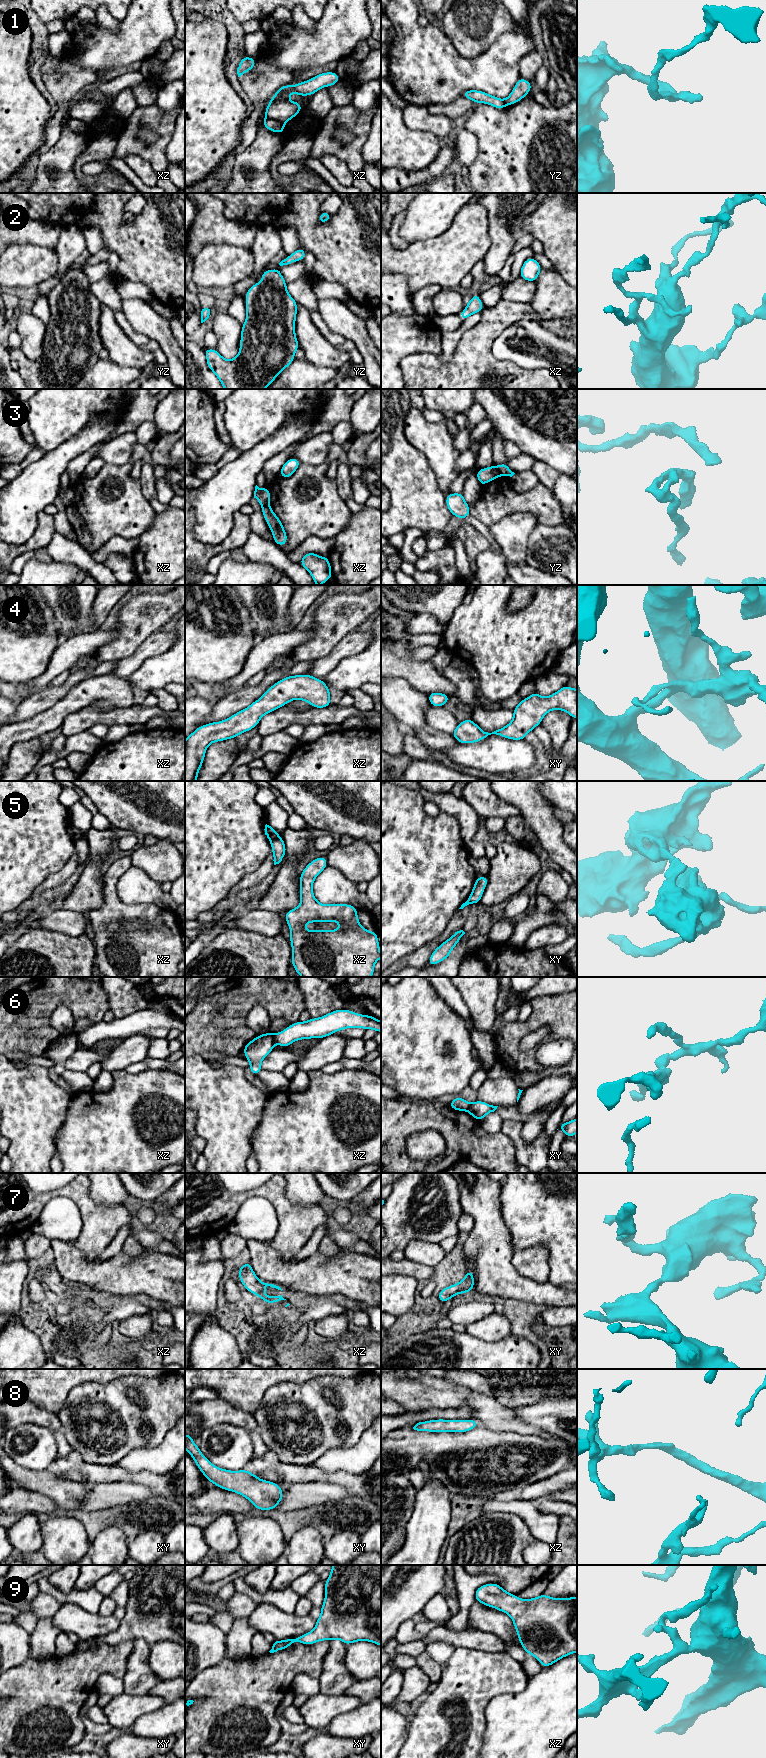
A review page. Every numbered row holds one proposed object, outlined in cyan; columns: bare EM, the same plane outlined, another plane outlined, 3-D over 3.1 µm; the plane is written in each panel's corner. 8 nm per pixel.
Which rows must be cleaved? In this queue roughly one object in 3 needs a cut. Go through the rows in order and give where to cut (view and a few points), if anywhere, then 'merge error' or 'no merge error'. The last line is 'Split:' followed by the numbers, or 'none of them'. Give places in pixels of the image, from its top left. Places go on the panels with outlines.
1: xz (266, 116), (283, 123) | merge error
2: no cut | no merge error
3: yz (496, 467), (500, 474) | merge error
4: no cut | no merge error
5: xz (277, 836), (271, 841) | merge error
6: xz (273, 1034), (275, 1041) | merge error
7: no cut | no merge error
8: no cut | no merge error
9: no cut | no merge error
Split: 1, 3, 5, 6

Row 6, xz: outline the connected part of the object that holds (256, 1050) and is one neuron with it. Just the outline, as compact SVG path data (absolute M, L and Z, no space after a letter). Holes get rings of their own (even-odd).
M267 1032L258 1035L243 1048L246 1059L250 1062L249 1070L254 1076L262 1070L262 1060L274 1049L274 1034Z

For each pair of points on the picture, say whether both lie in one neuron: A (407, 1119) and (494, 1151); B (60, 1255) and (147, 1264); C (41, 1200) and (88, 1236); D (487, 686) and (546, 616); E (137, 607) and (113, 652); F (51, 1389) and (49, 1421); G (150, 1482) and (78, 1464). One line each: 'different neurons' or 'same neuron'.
A: same neuron
B: same neuron
C: same neuron
D: same neuron
E: same neuron
F: different neurons
G: same neuron

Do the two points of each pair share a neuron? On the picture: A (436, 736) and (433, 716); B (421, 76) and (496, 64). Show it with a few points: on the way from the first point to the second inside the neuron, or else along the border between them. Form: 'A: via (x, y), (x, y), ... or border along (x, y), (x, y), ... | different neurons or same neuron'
A: border along (428, 725), (450, 733) | different neurons
B: via (440, 74), (477, 74) | same neuron

